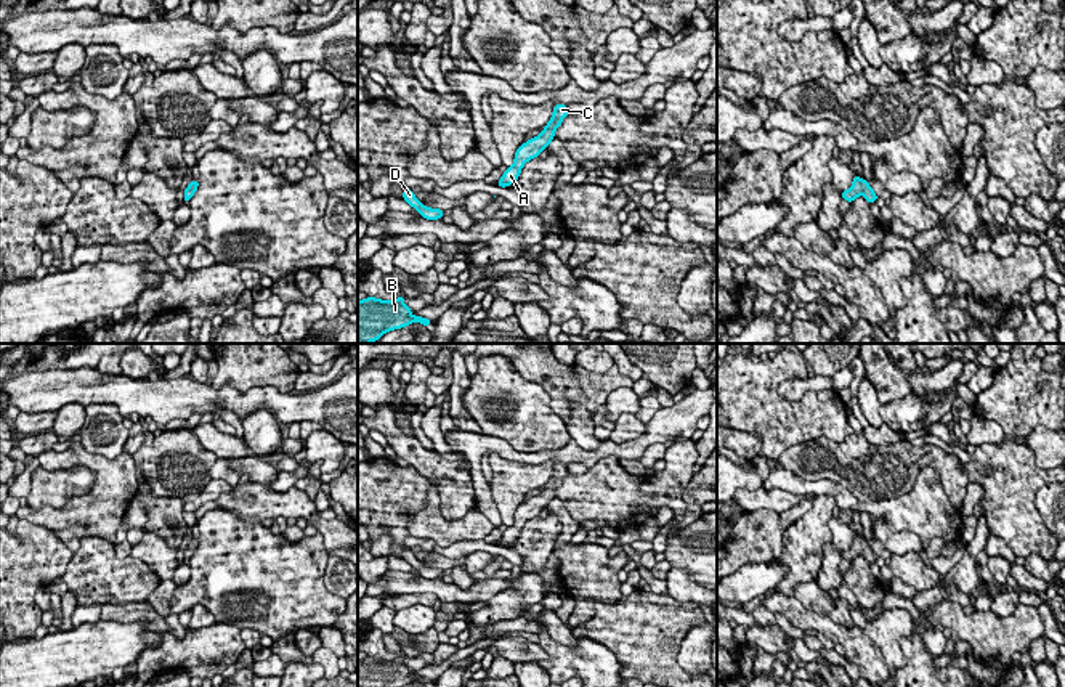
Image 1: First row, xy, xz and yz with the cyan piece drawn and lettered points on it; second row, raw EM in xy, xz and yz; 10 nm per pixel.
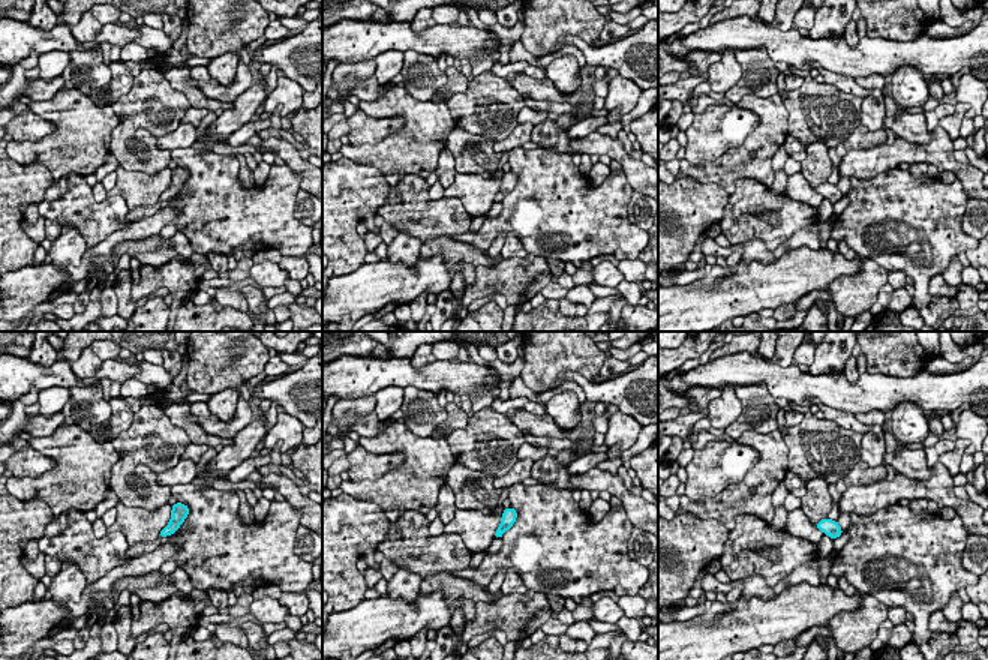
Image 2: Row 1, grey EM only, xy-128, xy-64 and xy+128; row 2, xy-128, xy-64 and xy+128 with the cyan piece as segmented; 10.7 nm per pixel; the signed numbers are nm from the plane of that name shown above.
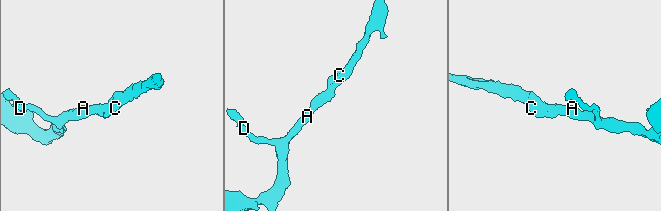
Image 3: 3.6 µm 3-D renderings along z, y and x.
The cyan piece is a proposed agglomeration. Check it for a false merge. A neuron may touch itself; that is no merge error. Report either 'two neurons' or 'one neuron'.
one neuron

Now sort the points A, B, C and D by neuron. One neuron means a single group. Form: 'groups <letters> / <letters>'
groups A B C D

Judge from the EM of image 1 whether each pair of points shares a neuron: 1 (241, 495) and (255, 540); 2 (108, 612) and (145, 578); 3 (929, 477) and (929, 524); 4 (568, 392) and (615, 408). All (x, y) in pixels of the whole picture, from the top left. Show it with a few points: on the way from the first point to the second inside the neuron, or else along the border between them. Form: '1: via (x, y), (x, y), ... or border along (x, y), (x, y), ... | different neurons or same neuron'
1: border along (217, 508), (260, 522) | different neurons
2: border along (145, 601), (101, 605) | different neurons
3: via (929, 488), (929, 512) | same neuron
4: border along (631, 387), (616, 387), (603, 403) | different neurons

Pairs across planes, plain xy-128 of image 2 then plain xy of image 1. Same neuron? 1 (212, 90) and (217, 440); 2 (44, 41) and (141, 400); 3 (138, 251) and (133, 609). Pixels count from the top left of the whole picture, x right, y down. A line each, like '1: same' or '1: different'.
1: same
2: same
3: same

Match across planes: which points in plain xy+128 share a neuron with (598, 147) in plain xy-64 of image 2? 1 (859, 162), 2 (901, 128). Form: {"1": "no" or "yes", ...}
{"1": "yes", "2": "no"}

